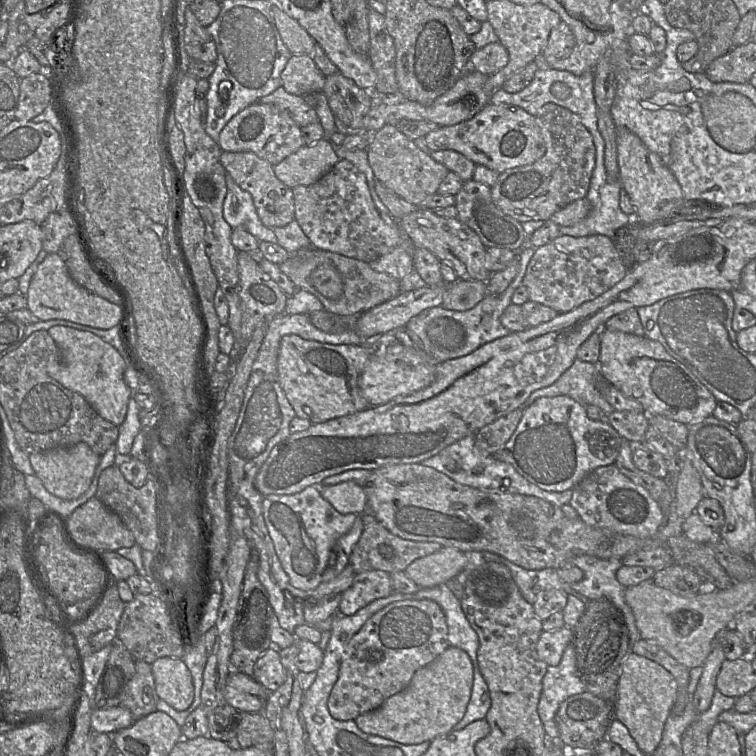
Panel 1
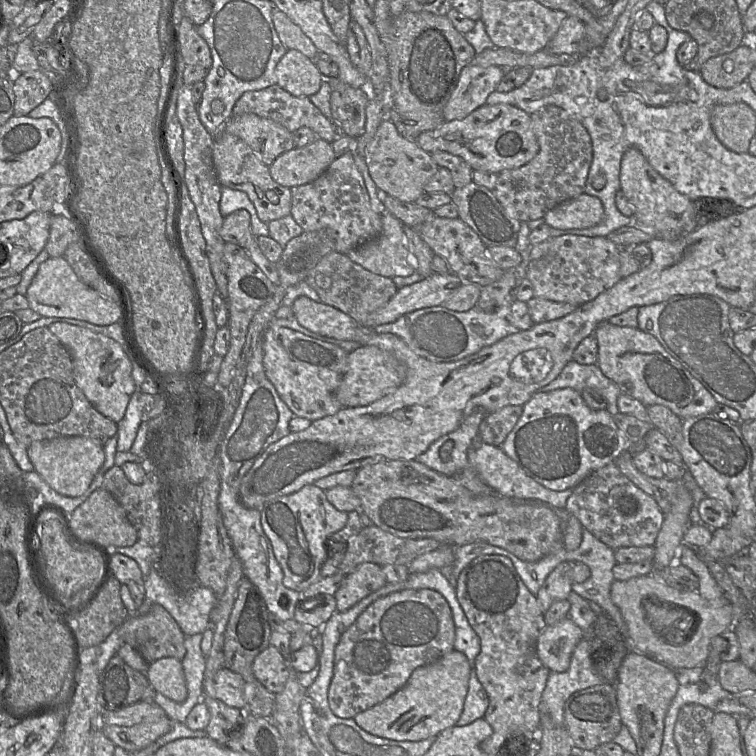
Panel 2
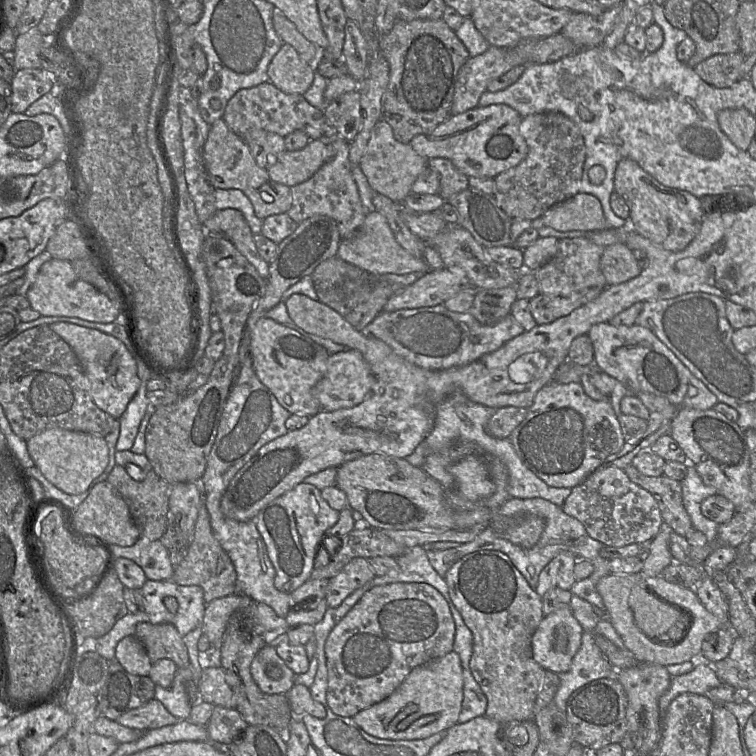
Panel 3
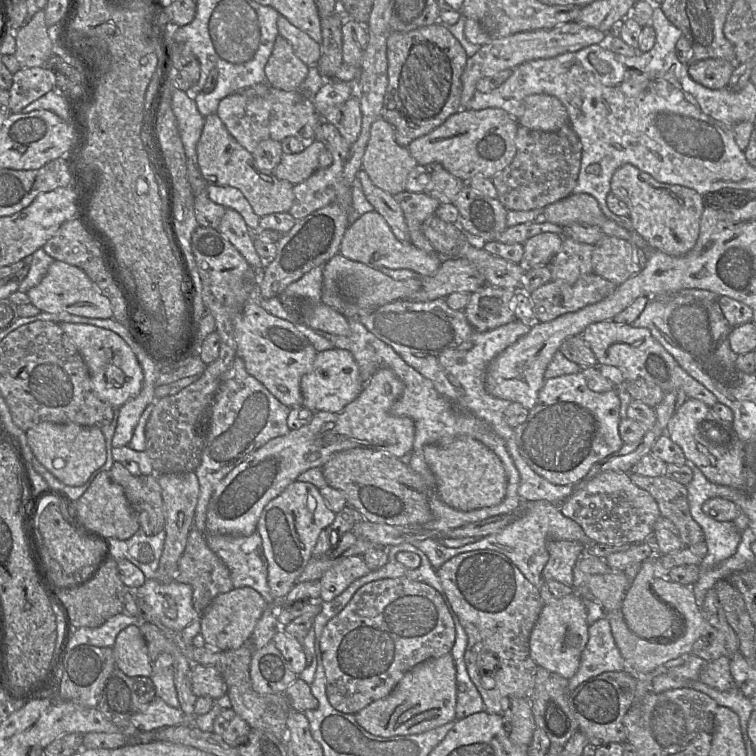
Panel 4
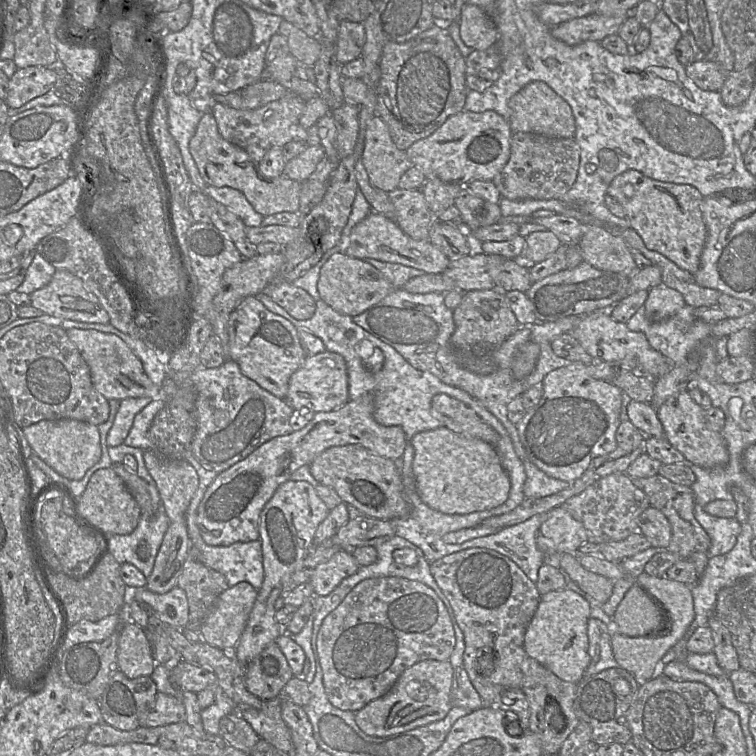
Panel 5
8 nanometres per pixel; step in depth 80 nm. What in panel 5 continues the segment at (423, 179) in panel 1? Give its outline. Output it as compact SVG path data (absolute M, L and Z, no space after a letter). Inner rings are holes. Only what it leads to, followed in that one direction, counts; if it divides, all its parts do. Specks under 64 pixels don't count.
M377 115L370 119L366 126L362 163L371 183L385 192L397 189L401 176L413 167L405 151L398 149L392 141L387 124Z

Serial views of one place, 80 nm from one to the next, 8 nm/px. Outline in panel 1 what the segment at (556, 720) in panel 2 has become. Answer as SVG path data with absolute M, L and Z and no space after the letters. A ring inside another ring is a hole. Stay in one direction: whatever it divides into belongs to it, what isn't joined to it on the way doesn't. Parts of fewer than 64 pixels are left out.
M569 644L560 663L557 666L548 666L542 681L538 714L550 741L558 741L559 730L555 717L560 705L567 698L586 691L585 684L577 675L575 650Z

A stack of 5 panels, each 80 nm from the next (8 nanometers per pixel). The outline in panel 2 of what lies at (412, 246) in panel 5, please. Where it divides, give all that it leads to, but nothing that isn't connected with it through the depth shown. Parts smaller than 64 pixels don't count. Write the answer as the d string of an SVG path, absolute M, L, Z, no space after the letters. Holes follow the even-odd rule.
M389 212L381 214L381 234L347 252L355 263L374 274L407 277L416 271L416 262L407 248L403 223Z

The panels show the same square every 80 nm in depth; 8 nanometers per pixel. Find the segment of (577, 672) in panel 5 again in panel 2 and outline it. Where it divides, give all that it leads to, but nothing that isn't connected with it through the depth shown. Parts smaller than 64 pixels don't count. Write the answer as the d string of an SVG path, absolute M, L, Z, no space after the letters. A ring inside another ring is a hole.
M566 617L544 628L537 640L537 655L550 672L565 672L570 666L572 653L582 638L583 631Z

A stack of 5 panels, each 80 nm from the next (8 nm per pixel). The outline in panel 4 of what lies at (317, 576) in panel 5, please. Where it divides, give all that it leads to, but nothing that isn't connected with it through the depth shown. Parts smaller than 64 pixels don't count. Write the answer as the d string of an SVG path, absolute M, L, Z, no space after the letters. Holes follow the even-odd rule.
M353 555L344 558L328 569L320 578L321 601L331 601L340 595L353 581L368 574L371 569L363 557Z

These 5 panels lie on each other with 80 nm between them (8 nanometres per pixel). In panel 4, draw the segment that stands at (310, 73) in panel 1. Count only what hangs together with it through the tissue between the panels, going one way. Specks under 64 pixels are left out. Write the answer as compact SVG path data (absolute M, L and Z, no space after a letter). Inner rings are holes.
M278 35L266 63L266 82L283 91L299 91L308 74L309 66L294 53L288 40Z

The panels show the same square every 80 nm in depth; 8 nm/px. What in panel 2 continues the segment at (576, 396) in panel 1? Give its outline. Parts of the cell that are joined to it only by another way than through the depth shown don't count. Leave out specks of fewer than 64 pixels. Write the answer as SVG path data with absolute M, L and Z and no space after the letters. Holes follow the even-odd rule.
M571 360L553 381L541 387L538 392L563 388L572 388L579 393L585 388L594 389L606 400L611 415L619 413L617 399L622 392L615 382L602 373L597 364L585 365Z

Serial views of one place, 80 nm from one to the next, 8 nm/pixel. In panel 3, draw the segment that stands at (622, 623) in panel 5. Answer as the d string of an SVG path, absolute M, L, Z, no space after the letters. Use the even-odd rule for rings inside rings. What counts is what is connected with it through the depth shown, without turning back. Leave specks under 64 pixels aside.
M663 522L657 535L648 543L649 555L641 571L645 577L659 576L665 567L674 562L669 548L672 532L673 529ZM636 585L632 588L628 603L637 627L648 638L657 637L661 639L658 641L665 642L666 646L677 646L684 640L679 623L686 626L684 633L688 633L692 624L691 622L688 624L689 618L681 611L685 608L678 604L671 606L663 603L649 594L644 585Z

